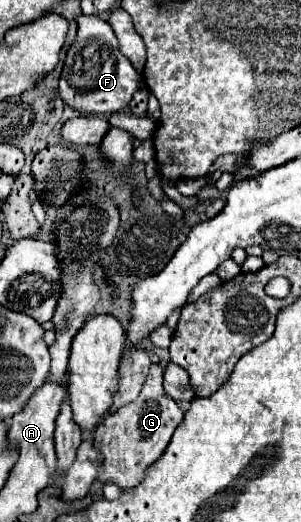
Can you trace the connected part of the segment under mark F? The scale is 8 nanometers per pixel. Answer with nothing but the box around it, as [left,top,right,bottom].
[59,17,143,115]

